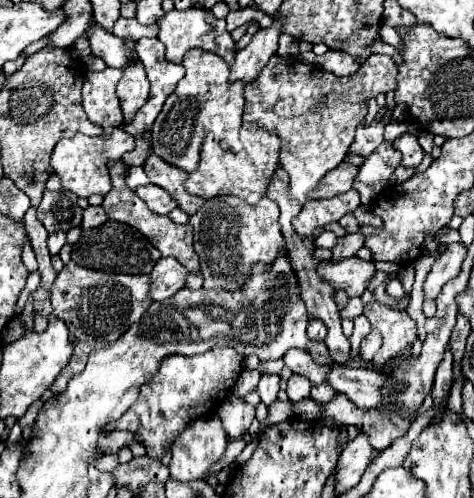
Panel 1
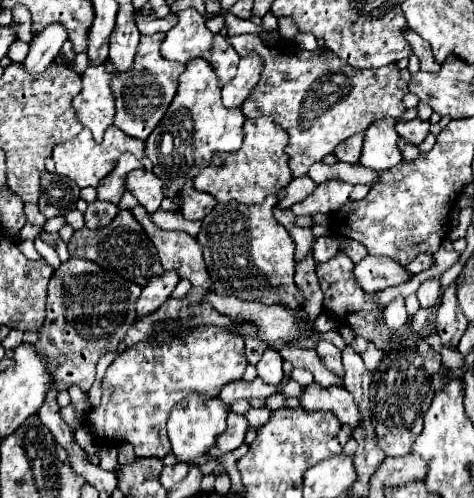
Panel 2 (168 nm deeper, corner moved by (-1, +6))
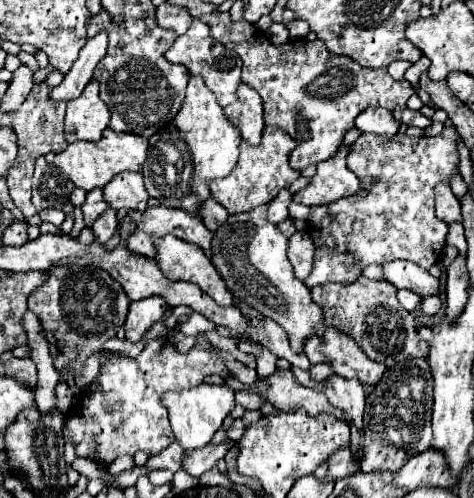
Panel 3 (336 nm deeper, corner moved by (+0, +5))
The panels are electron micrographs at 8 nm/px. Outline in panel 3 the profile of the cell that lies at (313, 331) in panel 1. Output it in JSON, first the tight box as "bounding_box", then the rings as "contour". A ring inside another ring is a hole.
{"bounding_box":[287,232,315,280],"contour":[[[297,232],[289,238],[287,256],[289,256],[293,270],[295,270],[295,276],[299,280],[305,280],[311,274],[313,254],[315,254],[315,244],[311,242],[311,236],[307,232]]]}

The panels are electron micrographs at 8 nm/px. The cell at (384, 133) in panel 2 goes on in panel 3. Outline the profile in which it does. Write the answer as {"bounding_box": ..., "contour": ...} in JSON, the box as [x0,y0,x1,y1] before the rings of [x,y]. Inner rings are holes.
{"bounding_box":[355,108,399,138],"contour":[[[375,108],[375,110],[367,110],[367,112],[359,114],[359,118],[355,120],[355,128],[361,134],[375,134],[375,136],[383,136],[383,138],[393,138],[399,130],[399,122],[395,122],[395,118],[389,110]]]}

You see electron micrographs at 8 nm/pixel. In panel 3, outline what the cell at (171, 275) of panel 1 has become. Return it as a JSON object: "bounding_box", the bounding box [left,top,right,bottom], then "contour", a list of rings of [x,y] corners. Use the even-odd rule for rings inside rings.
{"bounding_box":[125,296,167,342],"contour":[[[149,296],[147,300],[131,302],[127,322],[125,322],[125,336],[129,342],[139,342],[141,336],[163,318],[167,310],[167,302],[161,296]]]}

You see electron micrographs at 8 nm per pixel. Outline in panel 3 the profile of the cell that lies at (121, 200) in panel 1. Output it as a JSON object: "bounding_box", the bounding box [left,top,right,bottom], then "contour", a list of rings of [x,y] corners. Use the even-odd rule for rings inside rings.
{"bounding_box":[155,236,233,306],"contour":[[[163,236],[163,238],[155,238],[155,250],[157,250],[157,266],[159,270],[163,272],[165,278],[169,280],[185,280],[185,282],[193,282],[193,284],[199,284],[199,288],[203,292],[207,292],[219,306],[231,306],[233,304],[233,298],[231,298],[231,292],[223,286],[223,280],[219,278],[219,274],[213,270],[209,258],[205,256],[205,252],[191,244],[191,242],[185,242],[177,236]]]}

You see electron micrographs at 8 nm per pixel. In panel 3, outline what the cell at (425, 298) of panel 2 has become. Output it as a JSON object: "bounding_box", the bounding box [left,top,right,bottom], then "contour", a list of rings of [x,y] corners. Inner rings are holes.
{"bounding_box":[421,296,441,316],"contour":[[[429,296],[429,298],[423,298],[421,300],[421,310],[423,310],[423,314],[427,314],[427,316],[433,316],[433,314],[437,314],[439,310],[441,310],[441,300],[439,298],[435,298],[435,296]]]}

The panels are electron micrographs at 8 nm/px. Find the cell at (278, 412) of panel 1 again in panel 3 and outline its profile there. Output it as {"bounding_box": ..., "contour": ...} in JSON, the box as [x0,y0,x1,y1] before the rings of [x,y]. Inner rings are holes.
{"bounding_box":[227,418,247,442],"contour":[[[237,418],[237,420],[231,424],[231,428],[229,428],[227,436],[229,436],[233,442],[239,442],[239,440],[243,438],[245,430],[247,430],[247,424],[243,422],[243,418]]]}

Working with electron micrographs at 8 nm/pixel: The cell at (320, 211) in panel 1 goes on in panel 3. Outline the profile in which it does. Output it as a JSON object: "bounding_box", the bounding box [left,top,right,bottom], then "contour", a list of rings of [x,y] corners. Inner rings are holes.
{"bounding_box":[293,146,359,206],"contour":[[[341,146],[339,152],[327,162],[317,164],[317,174],[311,178],[309,186],[293,196],[293,202],[307,206],[331,204],[339,198],[347,198],[359,192],[359,178],[345,164],[347,148]]]}

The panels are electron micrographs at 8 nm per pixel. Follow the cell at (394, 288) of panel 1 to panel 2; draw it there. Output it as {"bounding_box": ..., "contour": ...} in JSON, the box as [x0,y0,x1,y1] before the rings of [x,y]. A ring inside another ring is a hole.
{"bounding_box":[383,295,408,331],"contour":[[[398,295],[396,298],[392,299],[385,307],[383,321],[390,329],[394,329],[394,331],[400,329],[400,327],[408,321],[405,298],[402,297],[402,295]]]}

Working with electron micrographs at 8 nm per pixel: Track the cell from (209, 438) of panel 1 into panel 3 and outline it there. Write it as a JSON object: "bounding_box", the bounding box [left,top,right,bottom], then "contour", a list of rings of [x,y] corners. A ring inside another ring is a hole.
{"bounding_box":[162,384,235,450],"contour":[[[199,384],[187,390],[165,393],[162,402],[169,411],[169,422],[171,422],[177,444],[183,450],[195,450],[195,448],[207,446],[215,436],[215,432],[221,428],[223,418],[235,406],[235,392],[229,386]]]}

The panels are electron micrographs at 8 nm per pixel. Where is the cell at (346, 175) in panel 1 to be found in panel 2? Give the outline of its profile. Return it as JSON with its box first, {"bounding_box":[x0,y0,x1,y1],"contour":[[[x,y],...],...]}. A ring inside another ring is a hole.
{"bounding_box":[278,175,316,209],"contour":[[[308,175],[296,177],[296,179],[292,179],[290,185],[286,187],[286,195],[284,195],[284,199],[278,201],[278,207],[280,207],[280,209],[290,209],[294,203],[304,201],[314,189],[316,189],[316,183],[314,183]]]}

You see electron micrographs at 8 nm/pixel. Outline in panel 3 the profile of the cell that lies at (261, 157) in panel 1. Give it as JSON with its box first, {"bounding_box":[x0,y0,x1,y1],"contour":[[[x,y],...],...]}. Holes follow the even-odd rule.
{"bounding_box":[209,126,299,214],"contour":[[[265,126],[261,142],[257,146],[249,144],[247,140],[241,142],[239,162],[233,172],[221,180],[211,180],[209,190],[211,196],[227,208],[229,214],[251,210],[261,204],[269,204],[283,186],[293,184],[299,178],[299,172],[291,170],[289,166],[289,152],[295,148],[295,140],[277,126]]]}

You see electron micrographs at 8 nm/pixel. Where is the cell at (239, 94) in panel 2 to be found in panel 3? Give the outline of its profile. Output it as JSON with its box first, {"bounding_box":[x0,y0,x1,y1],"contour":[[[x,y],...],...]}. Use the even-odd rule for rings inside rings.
{"bounding_box":[223,82,265,144],"contour":[[[241,82],[237,88],[237,100],[227,108],[223,108],[223,112],[227,120],[241,130],[241,136],[245,140],[249,140],[251,144],[259,144],[265,124],[263,124],[261,96],[257,94],[255,88]]]}

